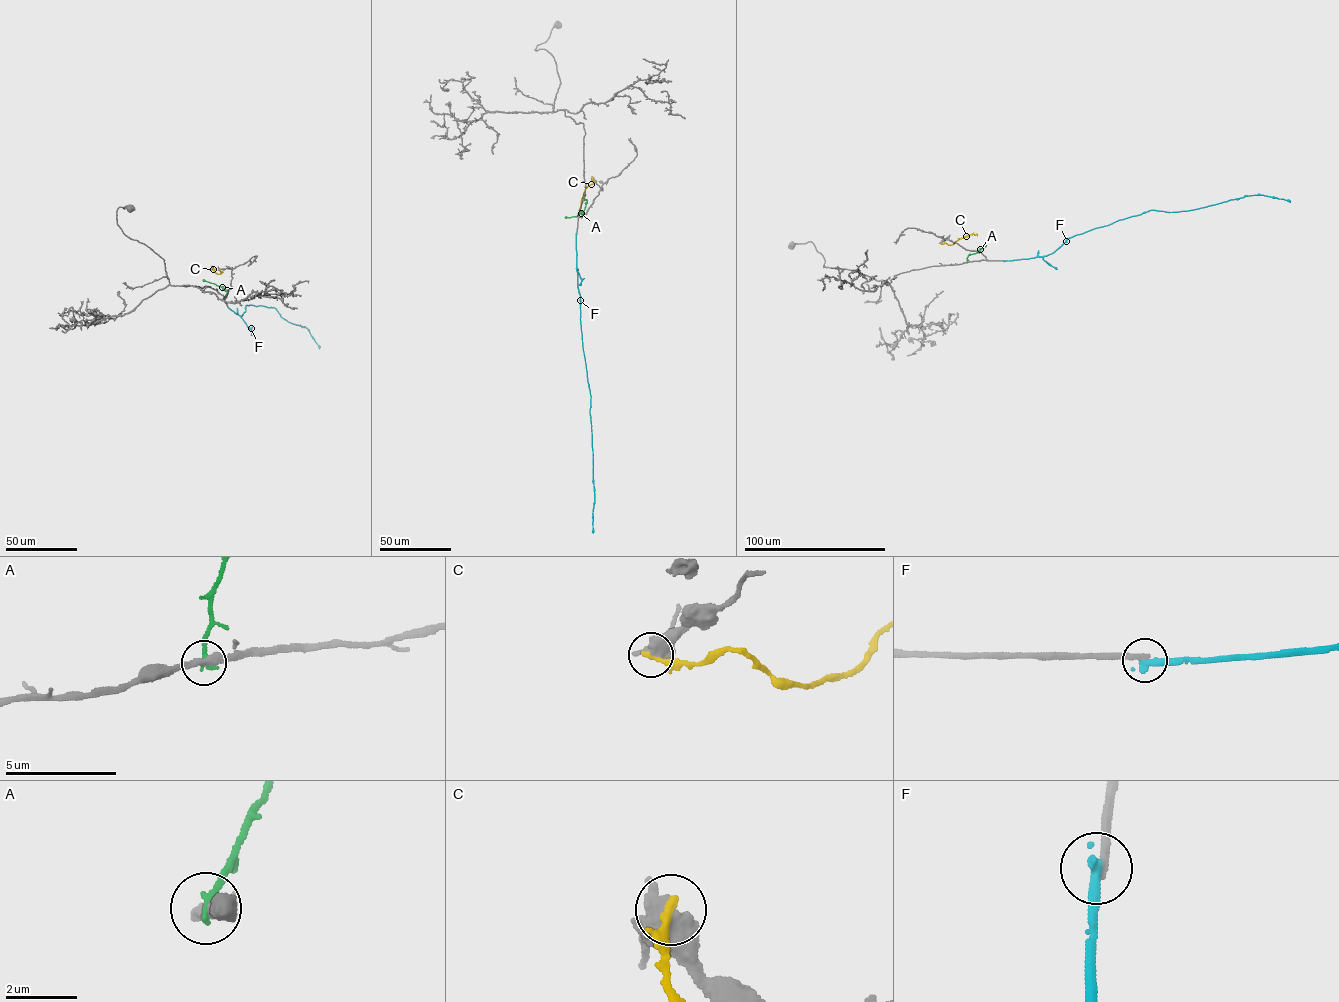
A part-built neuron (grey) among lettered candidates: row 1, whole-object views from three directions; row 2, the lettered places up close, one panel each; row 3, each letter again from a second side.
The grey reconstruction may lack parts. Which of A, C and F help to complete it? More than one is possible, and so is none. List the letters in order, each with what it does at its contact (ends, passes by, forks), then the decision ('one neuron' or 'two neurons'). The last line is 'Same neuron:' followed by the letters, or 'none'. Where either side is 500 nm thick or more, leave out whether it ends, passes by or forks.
A: it ends; two neurons
C: it ends; two neurons
F: it ends; two neurons
Same neuron: none

